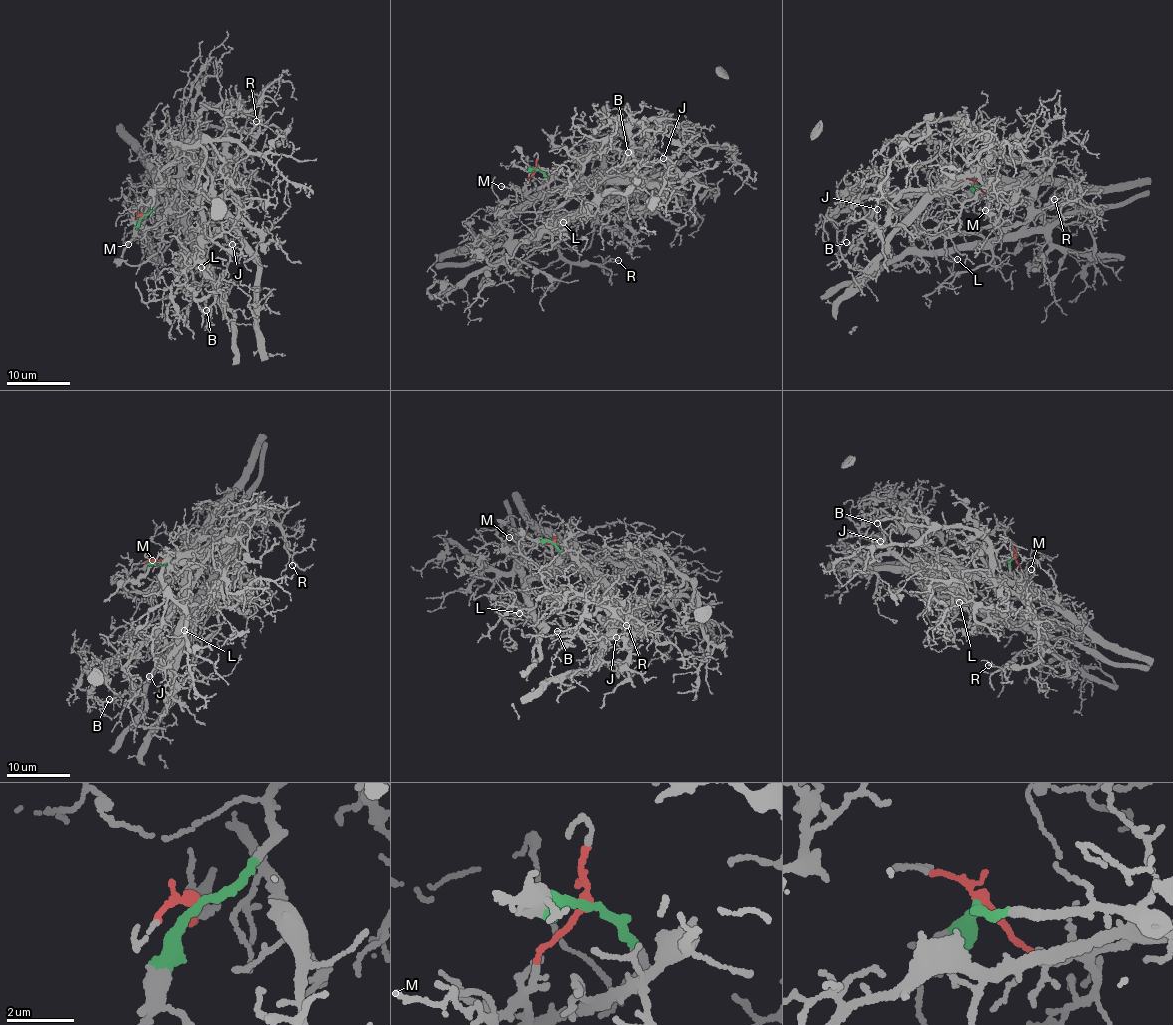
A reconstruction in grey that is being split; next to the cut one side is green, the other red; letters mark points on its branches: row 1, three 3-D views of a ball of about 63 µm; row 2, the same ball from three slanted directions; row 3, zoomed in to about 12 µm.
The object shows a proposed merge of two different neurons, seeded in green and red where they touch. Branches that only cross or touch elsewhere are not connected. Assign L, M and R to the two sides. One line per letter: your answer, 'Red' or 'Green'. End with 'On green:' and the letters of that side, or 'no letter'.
L: Green
M: Red
R: Green
On green: L, R

